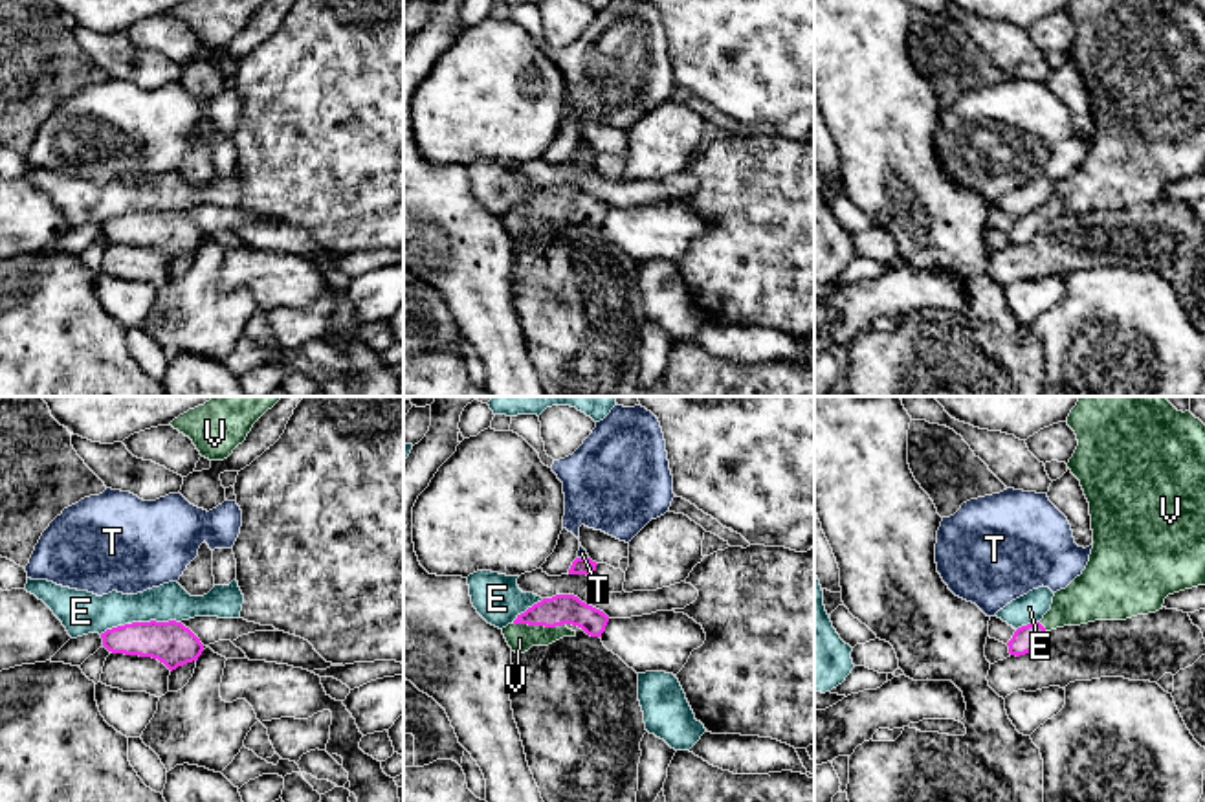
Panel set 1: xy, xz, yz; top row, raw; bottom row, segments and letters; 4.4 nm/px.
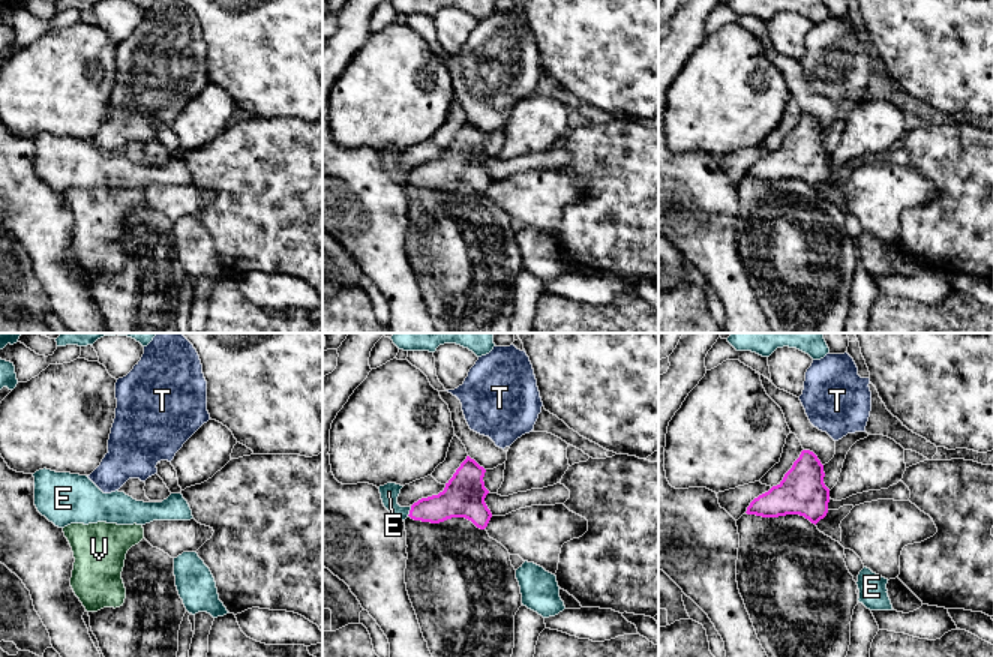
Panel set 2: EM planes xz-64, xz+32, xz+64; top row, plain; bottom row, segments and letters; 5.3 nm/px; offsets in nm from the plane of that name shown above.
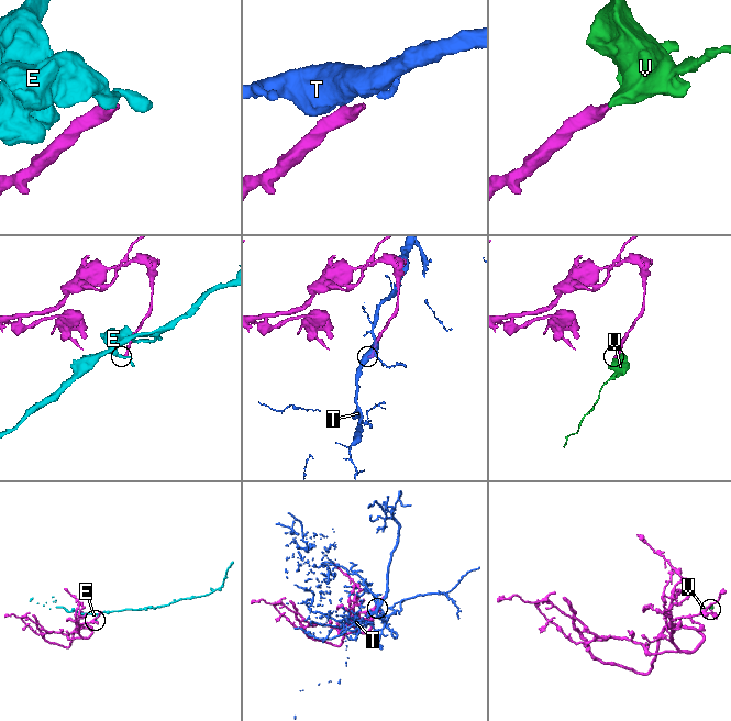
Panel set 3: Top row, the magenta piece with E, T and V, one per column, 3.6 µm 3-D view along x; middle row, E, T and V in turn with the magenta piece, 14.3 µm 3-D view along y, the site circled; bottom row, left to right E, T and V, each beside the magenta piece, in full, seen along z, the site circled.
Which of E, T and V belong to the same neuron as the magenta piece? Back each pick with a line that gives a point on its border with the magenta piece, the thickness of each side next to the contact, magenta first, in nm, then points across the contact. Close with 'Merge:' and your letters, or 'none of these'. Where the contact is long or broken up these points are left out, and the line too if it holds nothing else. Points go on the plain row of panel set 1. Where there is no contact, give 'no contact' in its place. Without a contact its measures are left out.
V: meets magenta in xz at (540, 213); 130 nm thick on the magenta side, 120 nm on the other; runs through xz (560, 199), (540, 213), (521, 226)
Merge: V

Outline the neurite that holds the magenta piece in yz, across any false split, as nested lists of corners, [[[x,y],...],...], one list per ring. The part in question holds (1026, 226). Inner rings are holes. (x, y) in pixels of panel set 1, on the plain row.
[[[1071,0],[1066,11],[1078,29],[1067,57],[1089,92],[1093,138],[1082,163],[1055,182],[1044,207],[1014,220],[1007,235],[1016,246],[1051,218],[1155,202],[1168,184],[1205,174],[1205,13],[1190,0]]]

